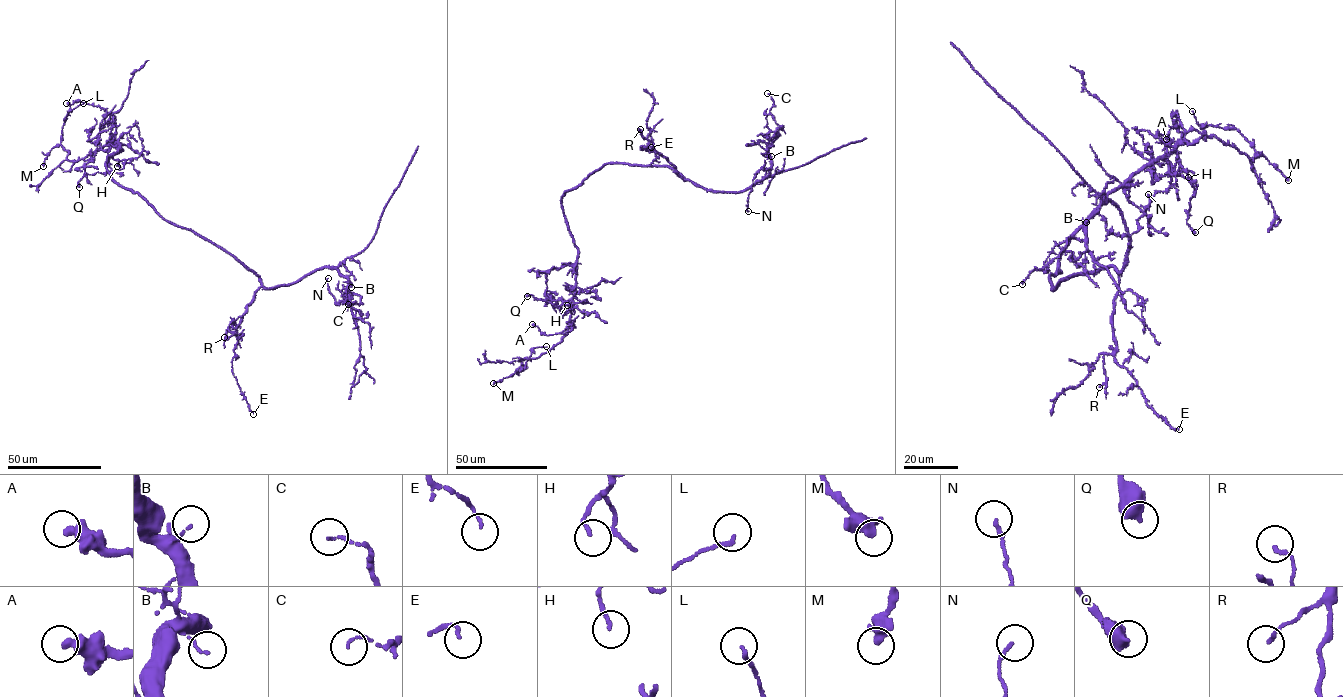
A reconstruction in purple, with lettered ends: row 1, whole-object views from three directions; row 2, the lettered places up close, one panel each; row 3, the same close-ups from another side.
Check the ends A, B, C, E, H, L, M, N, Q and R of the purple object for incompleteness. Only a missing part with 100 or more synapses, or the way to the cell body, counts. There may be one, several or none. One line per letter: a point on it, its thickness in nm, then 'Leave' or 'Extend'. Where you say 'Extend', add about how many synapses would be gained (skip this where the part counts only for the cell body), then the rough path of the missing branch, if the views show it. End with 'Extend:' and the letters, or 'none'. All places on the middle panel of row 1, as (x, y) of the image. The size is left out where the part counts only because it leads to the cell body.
A: Place: (532, 324). Thickness 460 nm. Leave
B: Place: (771, 156). Thickness 90 nm. Leave
C: Place: (767, 93). Thickness 90 nm. Leave
E: Place: (651, 147). Thickness 90 nm. Leave
H: Place: (567, 305). Thickness 130 nm. Leave
L: Place: (546, 346). Thickness 140 nm. Leave
M: Place: (493, 383). Thickness 360 nm. Leave
N: Place: (748, 211). Thickness 140 nm. Leave
Q: Place: (527, 296). Thickness 550 nm. Leave
R: Place: (640, 129). Thickness 130 nm. Leave
Extend: none

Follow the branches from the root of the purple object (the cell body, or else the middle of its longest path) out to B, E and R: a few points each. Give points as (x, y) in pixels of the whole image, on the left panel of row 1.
B: (159, 214), (230, 253), (258, 276), (265, 288), (293, 283), (325, 267), (334, 268), (347, 278), (351, 287)
E: (159, 214), (221, 247), (260, 278), (260, 287), (236, 329), (237, 342), (232, 360), (233, 374), (253, 414)
R: (159, 214), (221, 247), (260, 278), (260, 287), (242, 320), (236, 326), (233, 322), (224, 337)

